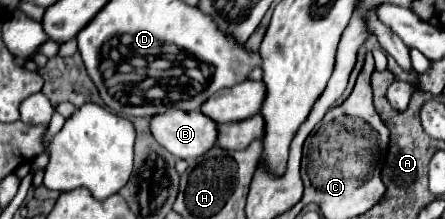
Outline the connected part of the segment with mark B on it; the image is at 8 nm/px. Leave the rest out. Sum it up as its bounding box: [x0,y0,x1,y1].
[150,111,218,159]

